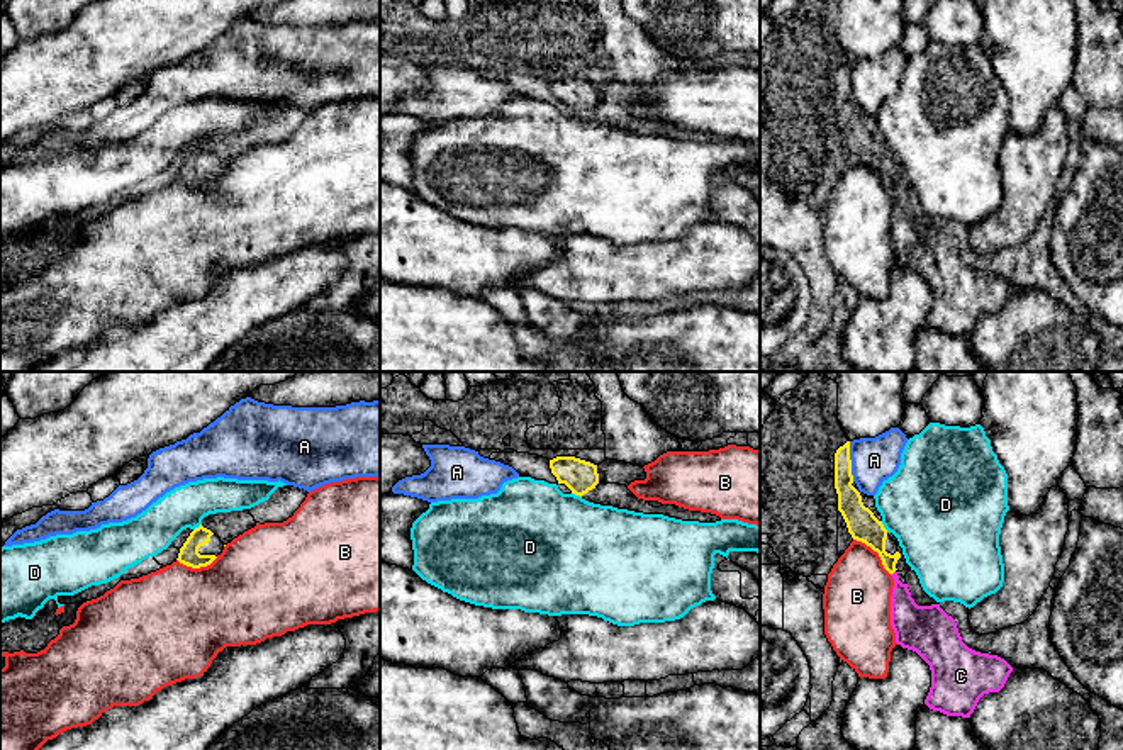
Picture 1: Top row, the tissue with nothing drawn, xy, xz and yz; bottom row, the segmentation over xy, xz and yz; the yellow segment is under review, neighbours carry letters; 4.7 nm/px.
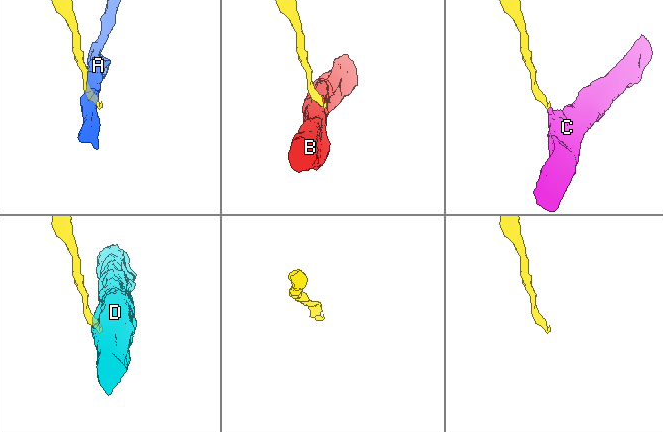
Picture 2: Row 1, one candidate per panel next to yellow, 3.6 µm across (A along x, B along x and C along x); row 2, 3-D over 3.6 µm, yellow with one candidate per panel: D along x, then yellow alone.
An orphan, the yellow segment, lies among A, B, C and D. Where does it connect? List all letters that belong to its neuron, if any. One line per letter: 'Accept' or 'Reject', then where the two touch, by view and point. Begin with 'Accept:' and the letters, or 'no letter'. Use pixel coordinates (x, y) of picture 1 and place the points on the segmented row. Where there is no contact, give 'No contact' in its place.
Accept: C
A: Reject. Touches yellow at yz (850, 462)
B: Reject. Touches yellow at yz (877, 552)
C: Accept. Touches yellow at yz (893, 572)
D: Reject. Touches yellow at yz (882, 526)

